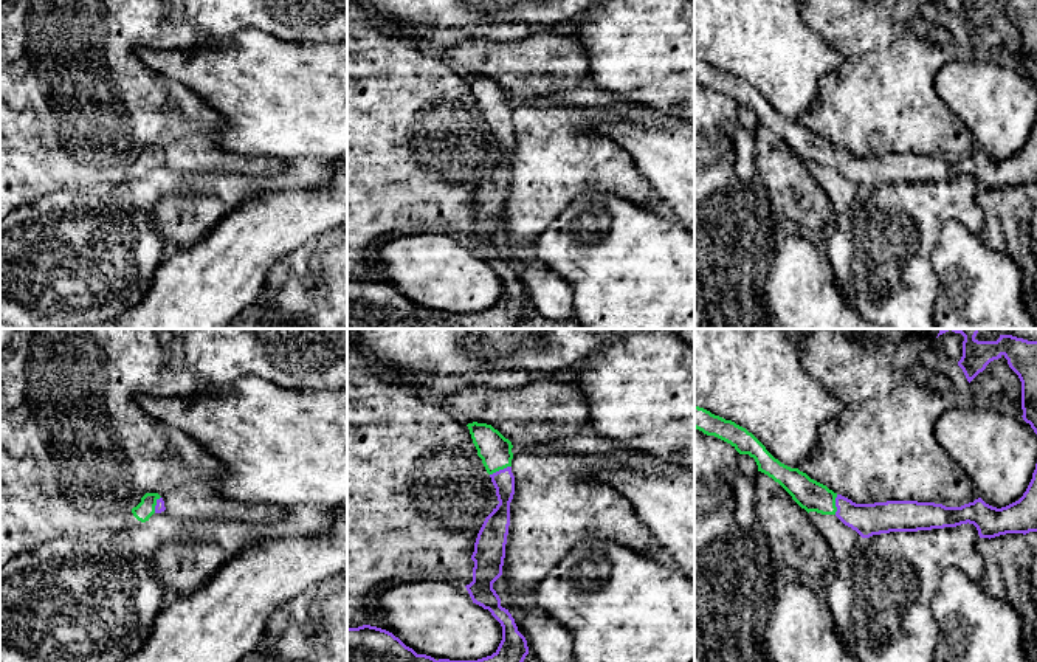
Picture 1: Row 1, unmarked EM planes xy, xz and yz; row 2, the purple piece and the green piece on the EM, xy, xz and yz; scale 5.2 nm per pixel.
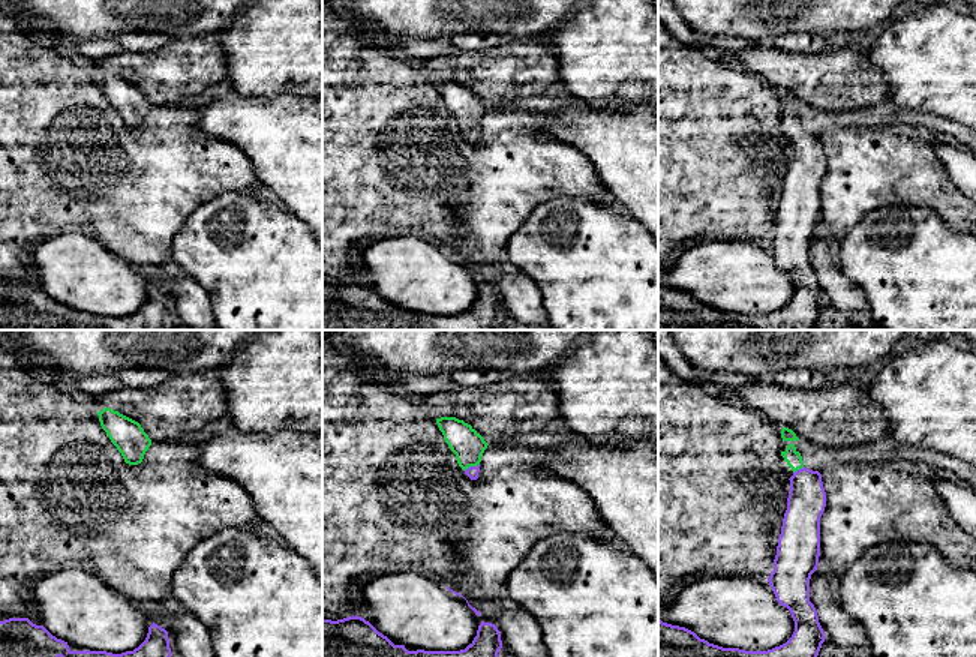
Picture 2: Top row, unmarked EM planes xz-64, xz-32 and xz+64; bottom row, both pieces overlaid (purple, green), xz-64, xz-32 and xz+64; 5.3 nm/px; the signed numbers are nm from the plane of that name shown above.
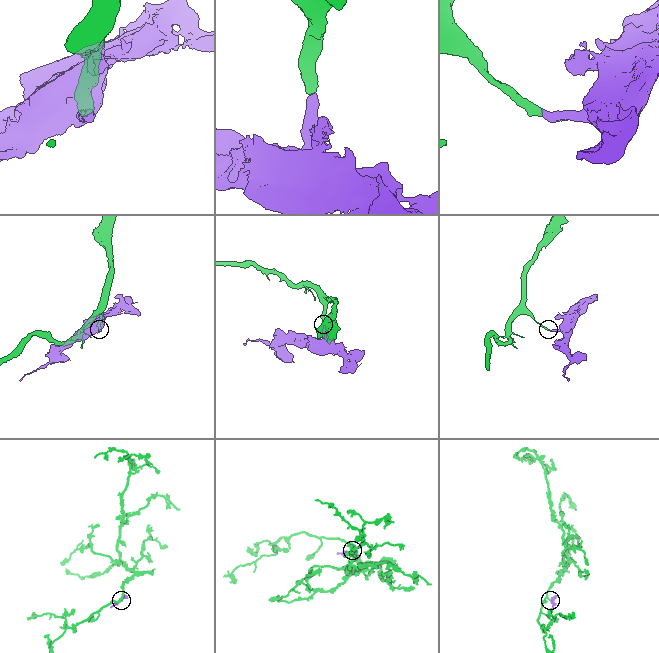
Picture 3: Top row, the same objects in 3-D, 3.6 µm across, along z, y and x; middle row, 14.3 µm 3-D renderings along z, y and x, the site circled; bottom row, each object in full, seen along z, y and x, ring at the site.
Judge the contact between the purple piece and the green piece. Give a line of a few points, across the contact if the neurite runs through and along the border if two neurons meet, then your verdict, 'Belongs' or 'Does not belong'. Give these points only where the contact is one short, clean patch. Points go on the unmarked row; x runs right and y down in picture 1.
Line: xz (504, 134), (499, 123), (493, 101). Belongs

